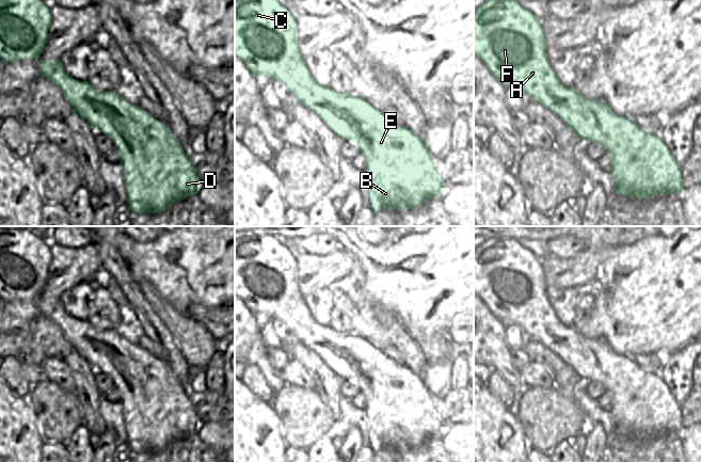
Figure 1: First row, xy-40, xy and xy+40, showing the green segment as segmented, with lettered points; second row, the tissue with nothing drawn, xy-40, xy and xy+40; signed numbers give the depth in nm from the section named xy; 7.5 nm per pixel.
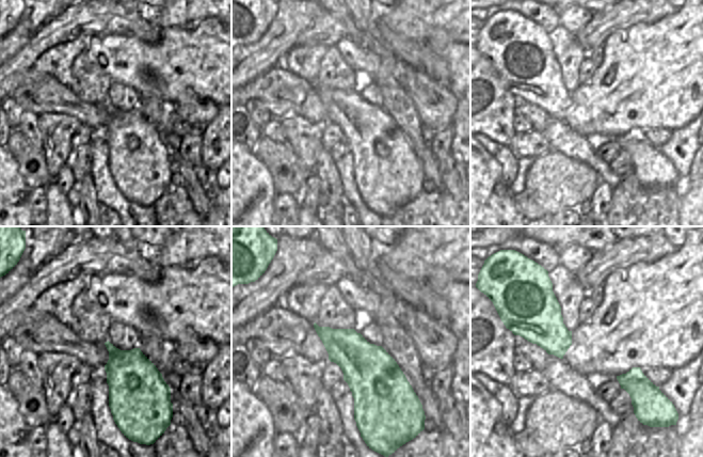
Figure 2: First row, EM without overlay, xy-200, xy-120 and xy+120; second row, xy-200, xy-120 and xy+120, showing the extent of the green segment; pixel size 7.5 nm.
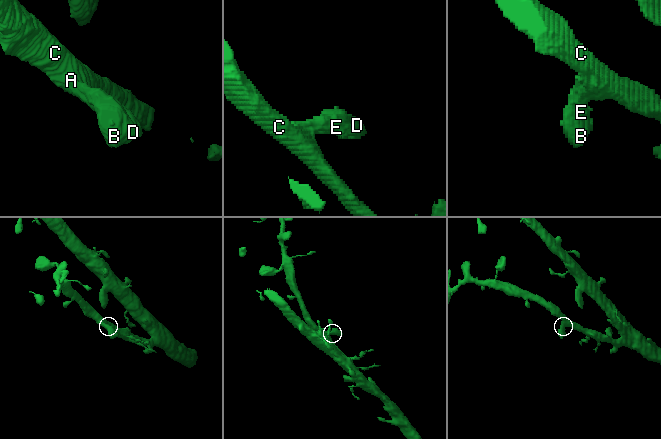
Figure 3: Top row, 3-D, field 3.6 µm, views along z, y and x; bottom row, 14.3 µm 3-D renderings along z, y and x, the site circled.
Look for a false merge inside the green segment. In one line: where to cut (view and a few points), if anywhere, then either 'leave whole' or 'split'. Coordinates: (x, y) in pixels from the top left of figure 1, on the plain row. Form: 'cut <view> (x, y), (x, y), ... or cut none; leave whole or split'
cut none; leave whole

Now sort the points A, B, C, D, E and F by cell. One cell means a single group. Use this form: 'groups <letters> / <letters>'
groups A B C D E F

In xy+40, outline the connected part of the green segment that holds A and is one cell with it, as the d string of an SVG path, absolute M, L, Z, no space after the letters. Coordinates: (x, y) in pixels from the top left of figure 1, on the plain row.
M493 237L485 239L474 249L474 293L505 326L519 325L531 339L540 341L555 352L567 365L573 368L579 378L604 384L611 394L611 415L617 432L627 433L636 437L653 437L662 433L682 433L684 426L680 404L662 377L657 373L644 371L634 361L617 354L606 341L589 339L573 326L565 326L554 313L547 300L546 288L540 259L532 252L523 248L517 239Z

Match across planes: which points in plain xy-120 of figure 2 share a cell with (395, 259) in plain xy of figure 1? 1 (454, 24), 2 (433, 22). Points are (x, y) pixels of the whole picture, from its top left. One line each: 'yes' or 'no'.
1: yes
2: yes

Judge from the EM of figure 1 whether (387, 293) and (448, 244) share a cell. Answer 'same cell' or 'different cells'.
same cell

